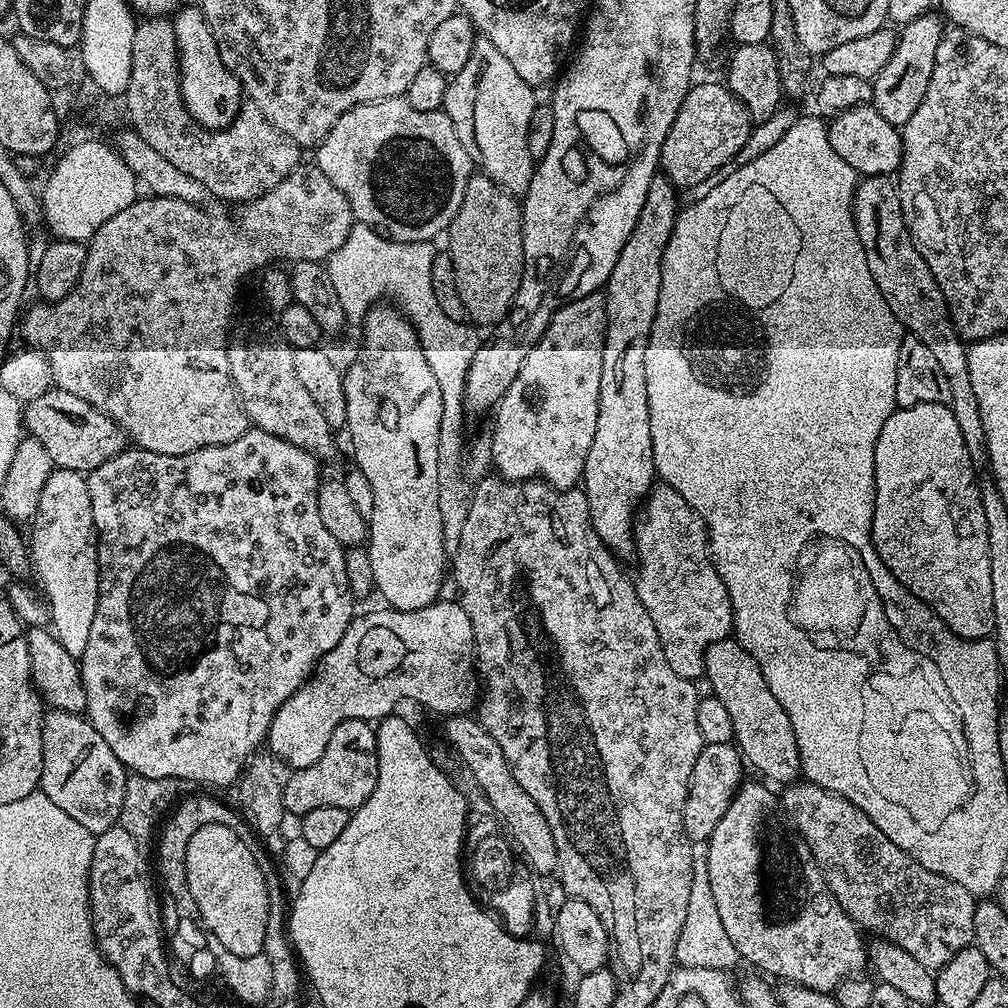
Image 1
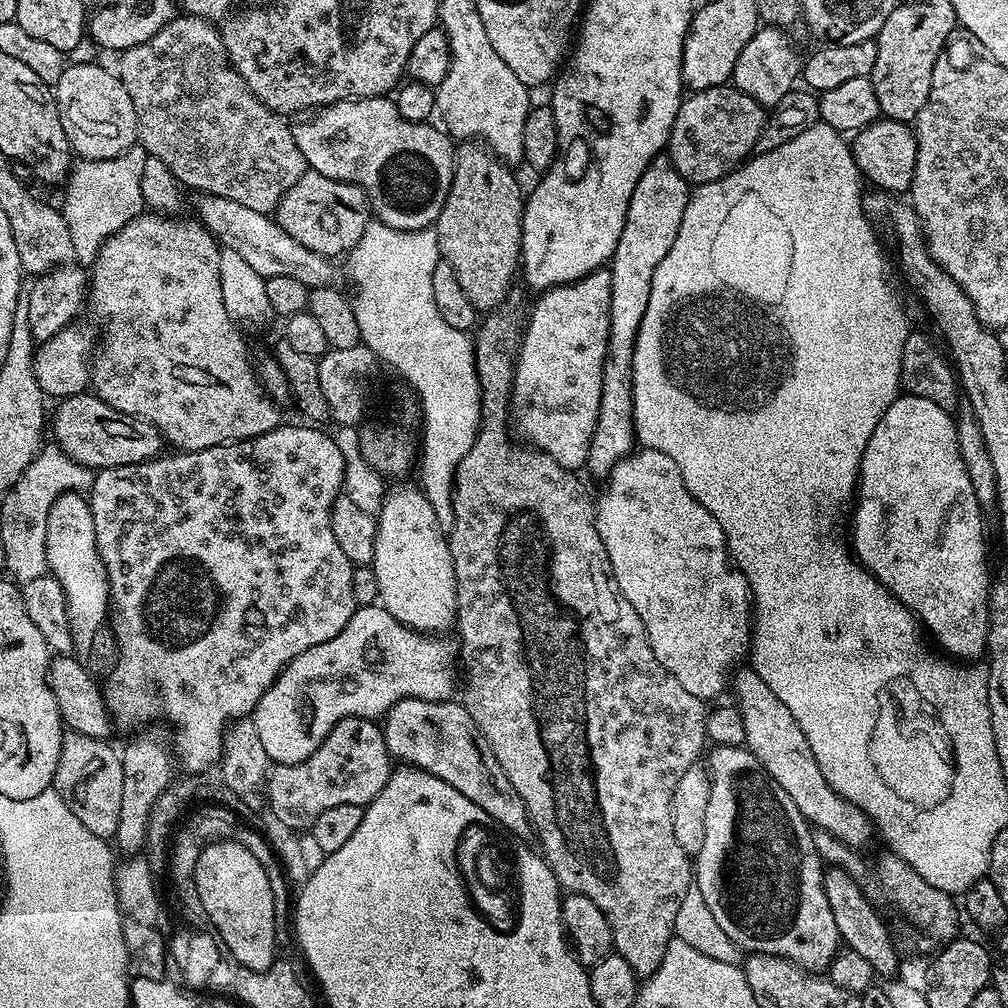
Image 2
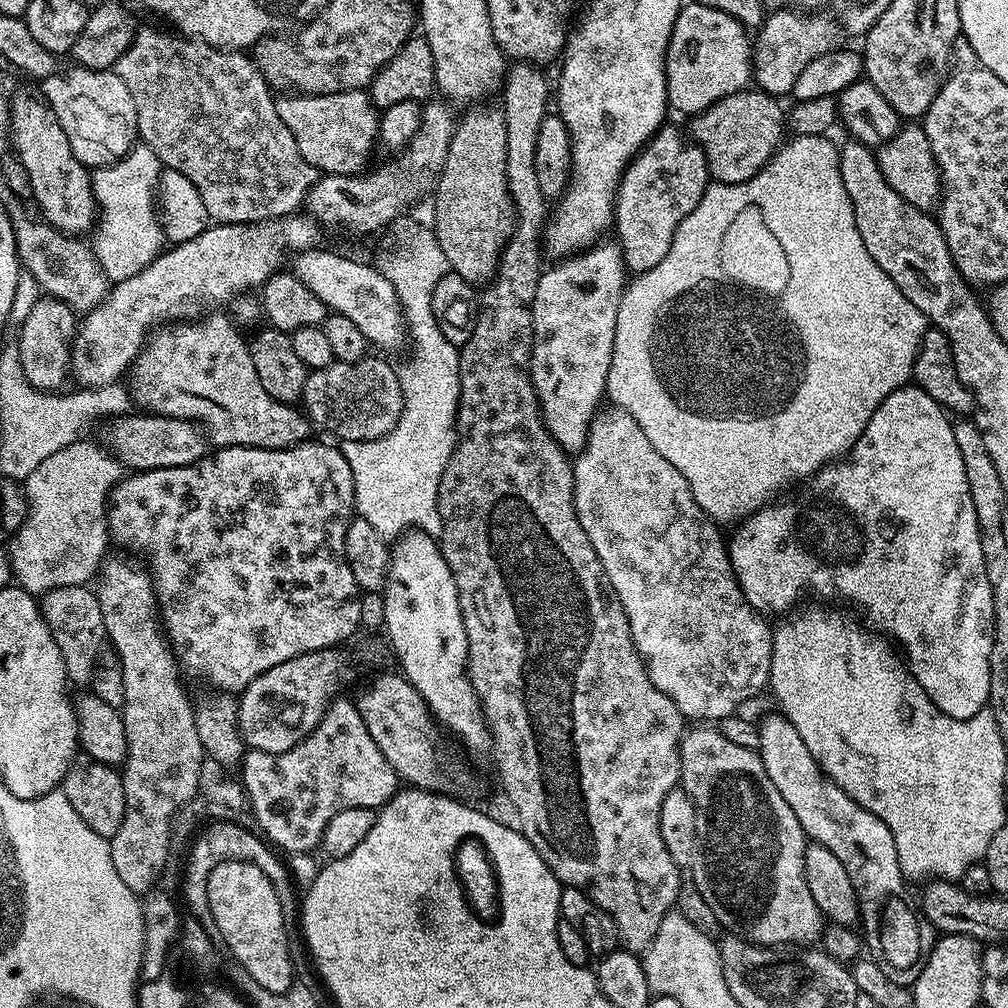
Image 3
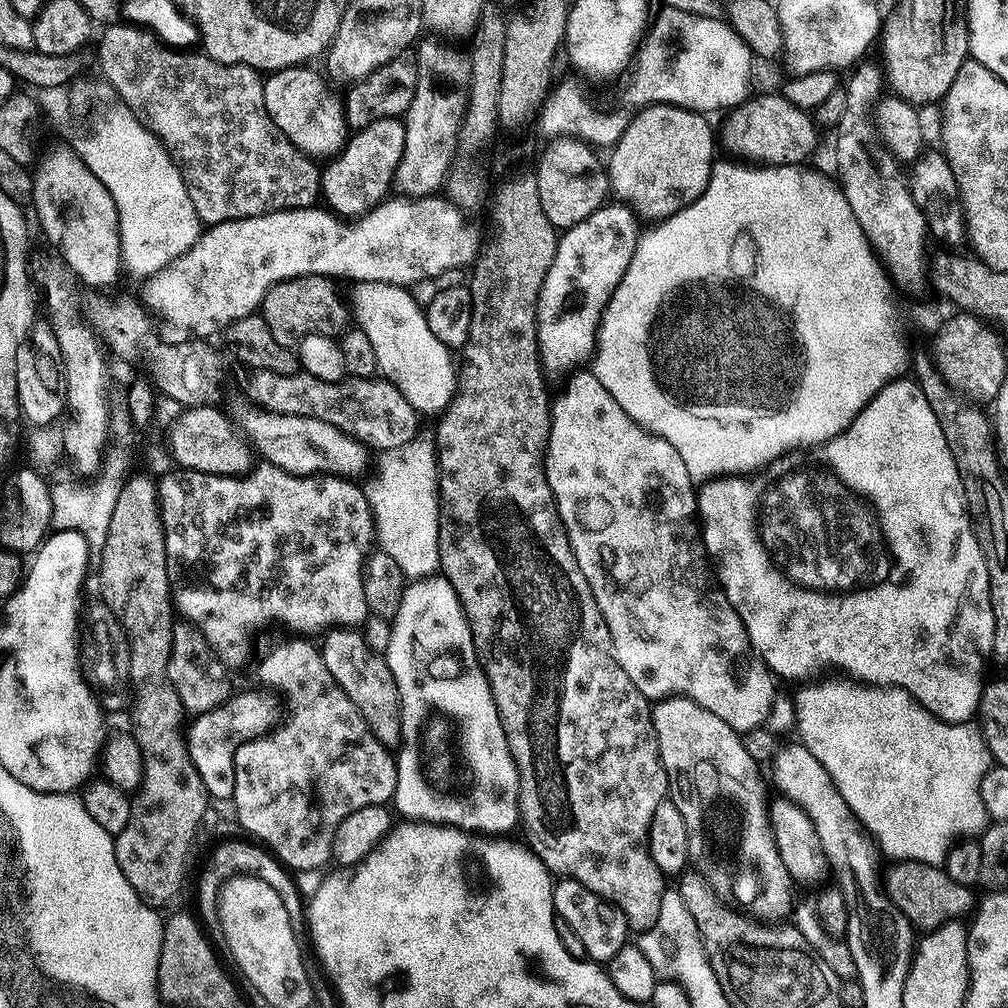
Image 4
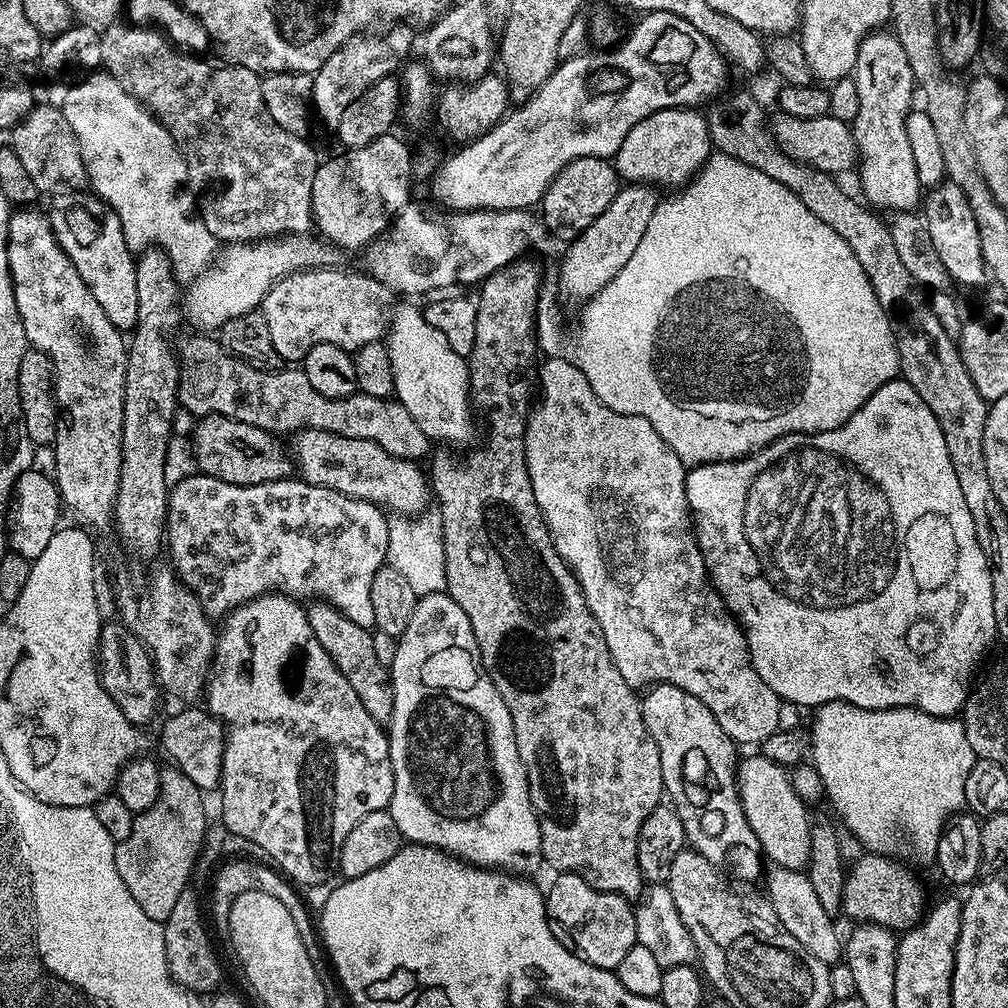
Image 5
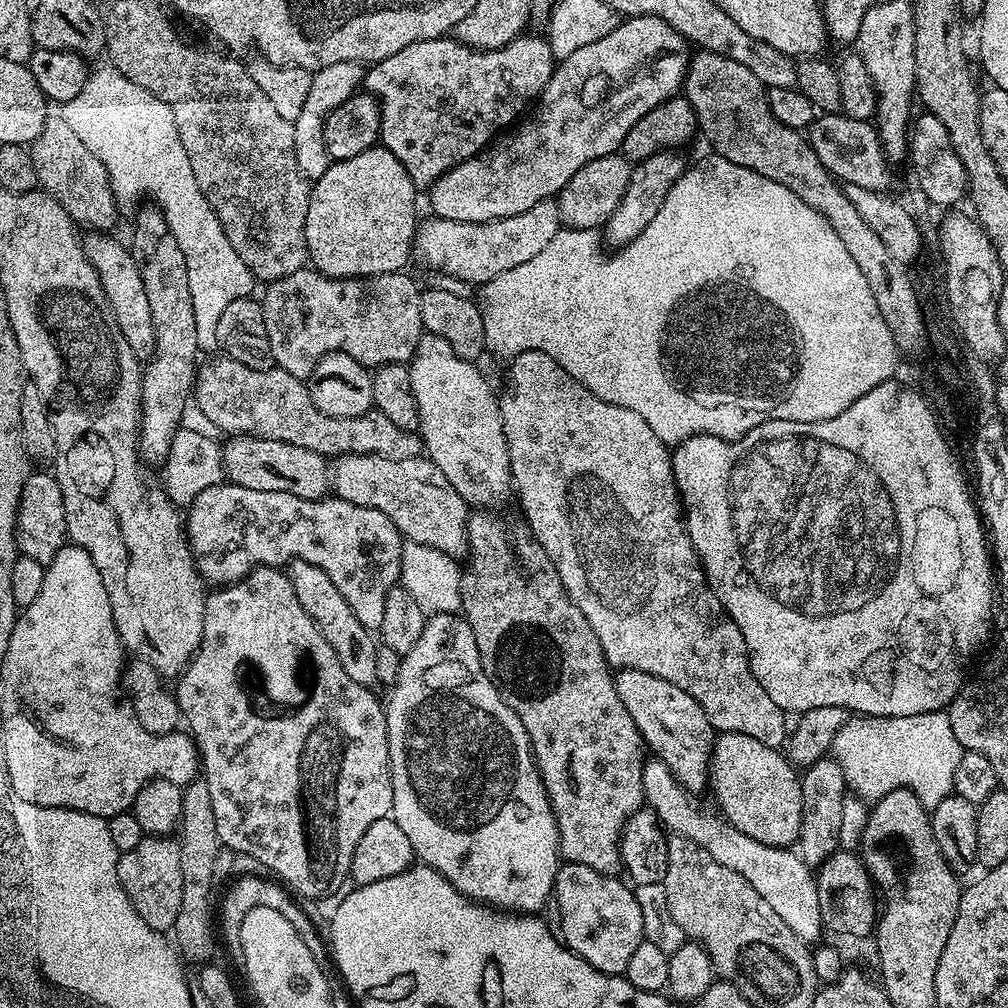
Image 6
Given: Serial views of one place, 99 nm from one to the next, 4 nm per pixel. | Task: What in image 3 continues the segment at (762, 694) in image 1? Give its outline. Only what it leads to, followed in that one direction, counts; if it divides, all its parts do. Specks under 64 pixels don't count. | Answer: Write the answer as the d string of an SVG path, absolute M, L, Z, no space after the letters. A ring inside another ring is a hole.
M783 714L768 716L759 721L760 730L760 761L766 766L766 774L770 774L770 782L778 786L778 794L786 798L790 810L794 810L794 818L802 826L805 837L813 844L826 846L826 850L837 856L838 862L846 866L846 874L850 874L850 882L854 882L854 894L860 903L859 927L862 929L862 944L867 955L875 960L876 965L890 978L892 984L911 986L916 983L918 974L922 974L922 966L932 953L938 933L931 927L923 915L908 901L904 893L906 877L898 862L898 850L894 850L894 834L886 830L886 822L882 822L870 810L866 810L854 798L848 797L833 780L829 780L820 768L820 763L810 754L806 742L802 742L802 734L794 730L794 726Z

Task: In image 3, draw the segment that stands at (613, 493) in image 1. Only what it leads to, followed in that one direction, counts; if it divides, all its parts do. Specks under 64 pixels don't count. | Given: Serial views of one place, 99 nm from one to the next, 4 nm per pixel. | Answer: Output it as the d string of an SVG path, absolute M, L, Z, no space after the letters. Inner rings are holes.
M660 127L656 135L644 145L643 150L628 163L616 191L614 232L620 235L618 243L624 255L624 267L632 274L639 274L658 266L658 262L662 262L662 258L670 254L670 246L674 242L678 226L690 215L694 206L698 206L702 194L710 183L704 151L685 133L684 137L678 129L668 127Z

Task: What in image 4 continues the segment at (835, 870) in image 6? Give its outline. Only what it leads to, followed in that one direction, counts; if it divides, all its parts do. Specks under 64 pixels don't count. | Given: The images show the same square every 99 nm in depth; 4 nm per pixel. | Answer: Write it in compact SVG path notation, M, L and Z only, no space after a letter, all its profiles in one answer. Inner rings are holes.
M901 860L891 866L892 870L886 874L887 895L917 929L941 928L944 924L959 921L964 918L960 916L971 910L973 889L954 882L954 878L950 878L950 874L943 867L923 864L917 860Z

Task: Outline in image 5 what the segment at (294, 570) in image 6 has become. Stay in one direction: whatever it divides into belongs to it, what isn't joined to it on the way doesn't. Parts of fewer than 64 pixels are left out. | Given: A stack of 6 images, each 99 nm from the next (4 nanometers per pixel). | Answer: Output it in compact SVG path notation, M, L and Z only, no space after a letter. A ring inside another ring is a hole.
M312 602L307 605L308 626L312 636L330 654L334 666L342 670L342 678L350 682L354 694L366 706L370 718L377 720L381 726L387 725L392 718L392 681L387 667L379 664L377 655L374 654L373 633L367 628L350 622L350 618L340 615L337 608L327 602Z

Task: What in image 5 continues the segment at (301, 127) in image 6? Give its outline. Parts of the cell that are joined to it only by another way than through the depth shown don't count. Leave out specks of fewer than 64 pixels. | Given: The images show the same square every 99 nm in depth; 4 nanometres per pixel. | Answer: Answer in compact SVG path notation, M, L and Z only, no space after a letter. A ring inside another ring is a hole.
M392 26L385 36L368 36L372 34L357 34L351 36L344 45L312 76L311 107L314 116L328 126L335 126L342 122L342 114L354 98L362 98L374 82L378 82L383 76L393 75L409 59L408 51L412 48L412 32L408 26Z

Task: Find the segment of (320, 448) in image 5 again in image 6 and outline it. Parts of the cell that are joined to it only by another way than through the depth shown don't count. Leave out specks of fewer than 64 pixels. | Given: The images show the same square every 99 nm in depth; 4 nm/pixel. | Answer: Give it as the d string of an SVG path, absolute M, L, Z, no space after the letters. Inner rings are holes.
M346 454L335 457L330 464L330 488L339 499L354 502L354 506L366 506L370 510L378 510L386 514L394 522L401 537L405 541L422 546L430 546L434 550L442 550L442 554L460 558L468 551L468 518L469 505L450 486L446 474L434 466L434 462L423 455L405 460L382 458L378 454Z

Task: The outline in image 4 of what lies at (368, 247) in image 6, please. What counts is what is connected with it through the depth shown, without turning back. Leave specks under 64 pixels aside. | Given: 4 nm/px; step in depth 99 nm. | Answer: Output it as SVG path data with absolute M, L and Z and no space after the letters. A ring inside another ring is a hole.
M394 116L378 118L378 122L370 122L370 126L353 131L344 151L320 173L323 203L341 218L355 218L372 211L389 195L396 179L398 162L402 162L407 145L408 132L403 119Z

